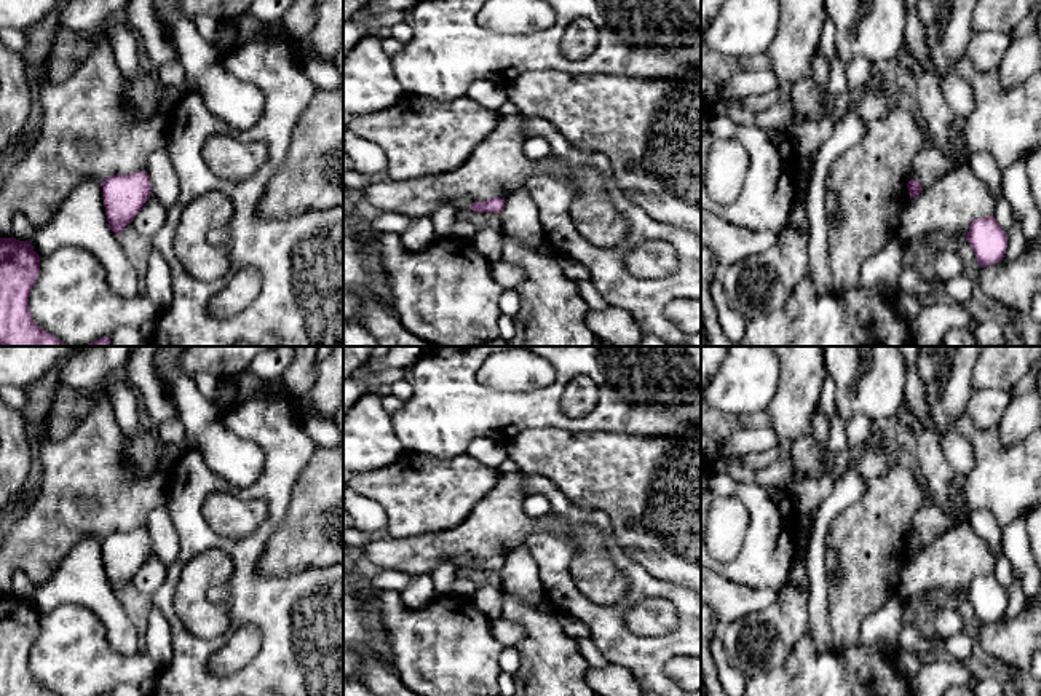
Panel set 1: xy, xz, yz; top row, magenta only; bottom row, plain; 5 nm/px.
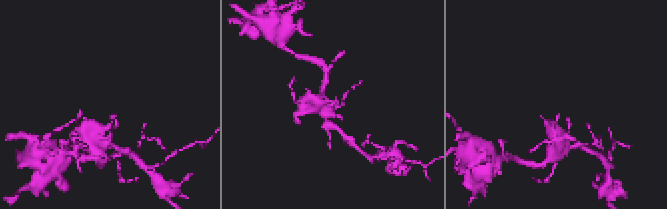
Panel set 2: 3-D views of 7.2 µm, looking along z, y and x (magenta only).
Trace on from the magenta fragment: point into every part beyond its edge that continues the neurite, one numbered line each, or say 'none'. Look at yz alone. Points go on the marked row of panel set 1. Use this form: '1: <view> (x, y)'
none

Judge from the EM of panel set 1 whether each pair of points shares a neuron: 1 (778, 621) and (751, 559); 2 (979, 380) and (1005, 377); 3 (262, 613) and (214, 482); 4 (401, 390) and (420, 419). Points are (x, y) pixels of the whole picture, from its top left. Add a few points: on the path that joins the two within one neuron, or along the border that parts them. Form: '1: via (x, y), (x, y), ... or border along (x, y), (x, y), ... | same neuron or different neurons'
1: border along (789, 581), (779, 591) | different neurons
2: via (985, 377), (998, 377) | same neuron
3: via (245, 578), (245, 562), (213, 540), (195, 516) | same neuron
4: border along (412, 382), (412, 395), (404, 403) | different neurons

